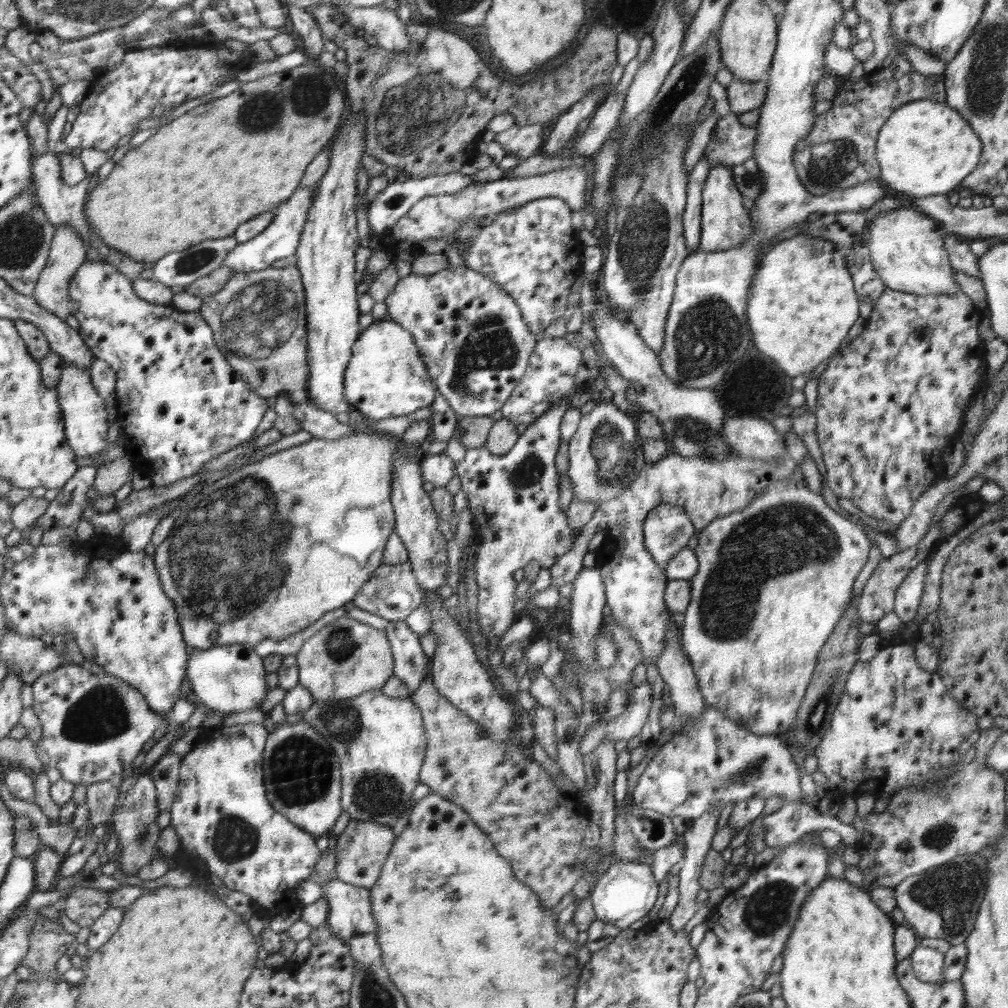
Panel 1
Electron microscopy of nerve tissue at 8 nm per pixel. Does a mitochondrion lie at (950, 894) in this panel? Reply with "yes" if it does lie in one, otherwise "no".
yes

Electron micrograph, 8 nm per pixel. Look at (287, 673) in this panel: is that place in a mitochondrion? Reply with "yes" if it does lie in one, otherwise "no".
no

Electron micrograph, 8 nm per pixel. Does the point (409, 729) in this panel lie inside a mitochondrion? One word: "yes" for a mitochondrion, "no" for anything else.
no

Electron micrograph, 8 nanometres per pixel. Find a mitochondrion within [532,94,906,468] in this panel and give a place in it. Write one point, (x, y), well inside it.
(643, 239)

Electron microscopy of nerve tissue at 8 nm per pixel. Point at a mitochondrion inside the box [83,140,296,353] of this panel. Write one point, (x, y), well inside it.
(192, 262)

